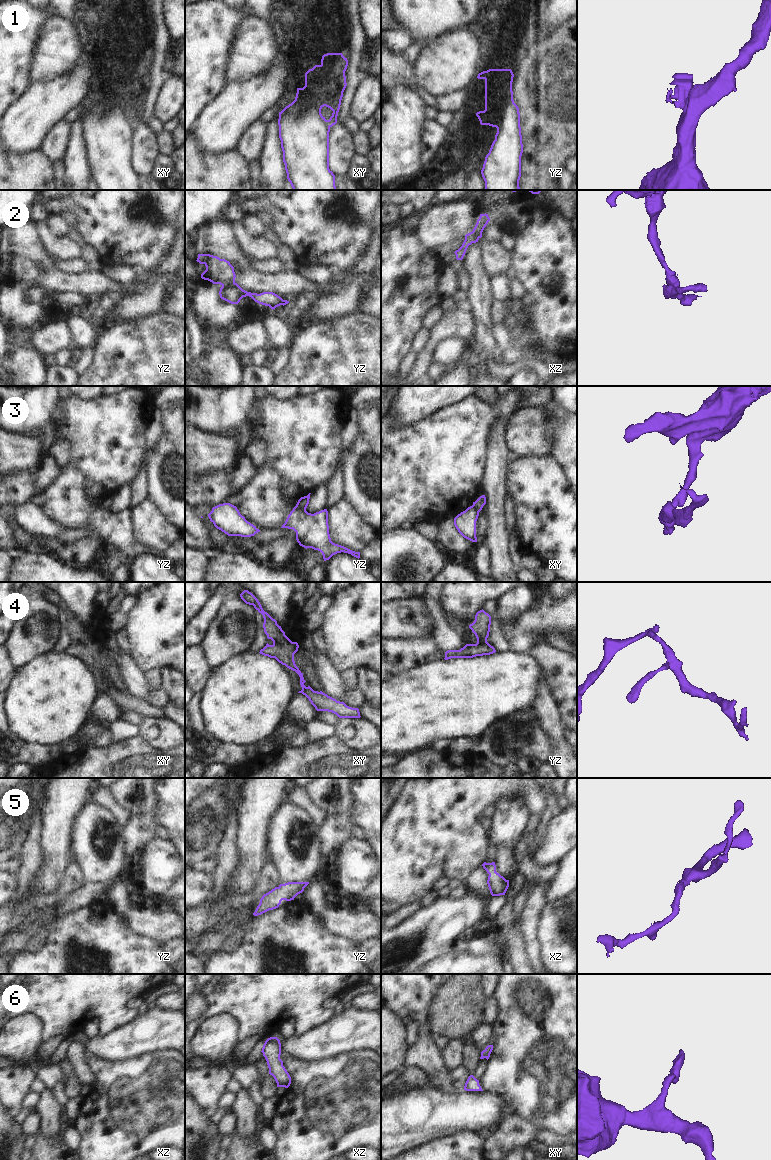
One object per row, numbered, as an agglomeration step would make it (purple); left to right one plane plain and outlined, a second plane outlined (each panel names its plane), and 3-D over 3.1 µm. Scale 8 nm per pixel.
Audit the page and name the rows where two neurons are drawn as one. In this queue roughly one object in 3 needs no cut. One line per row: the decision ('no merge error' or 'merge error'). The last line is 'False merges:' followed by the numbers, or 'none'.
1: merge error
2: merge error
3: merge error
4: no merge error
5: no merge error
6: no merge error
False merges: 1, 2, 3

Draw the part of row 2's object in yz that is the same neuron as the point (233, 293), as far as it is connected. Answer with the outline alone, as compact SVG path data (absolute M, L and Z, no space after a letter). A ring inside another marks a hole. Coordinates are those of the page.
M235 282L222 286L219 295L221 299L231 304L238 304L243 297L249 296L255 302L269 306L272 310L280 305L284 306L289 303L289 301L283 300L273 292L263 292L260 294L247 292Z

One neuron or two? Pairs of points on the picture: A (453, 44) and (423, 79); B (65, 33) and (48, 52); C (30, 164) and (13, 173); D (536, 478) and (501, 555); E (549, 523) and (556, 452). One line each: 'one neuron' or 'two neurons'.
A: one neuron
B: one neuron
C: one neuron
D: two neurons
E: two neurons

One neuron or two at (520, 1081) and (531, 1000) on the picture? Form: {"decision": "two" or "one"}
{"decision": "one"}

